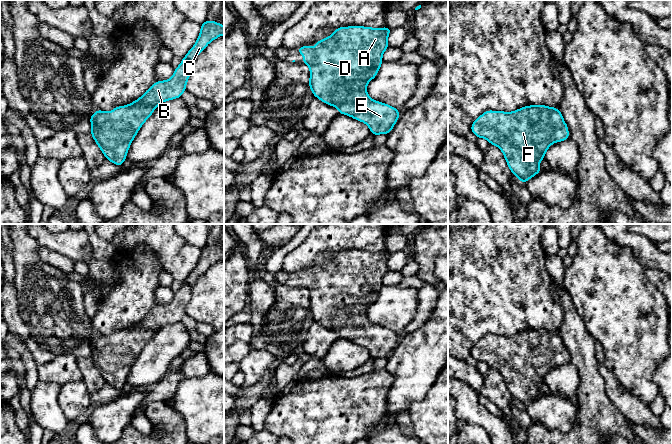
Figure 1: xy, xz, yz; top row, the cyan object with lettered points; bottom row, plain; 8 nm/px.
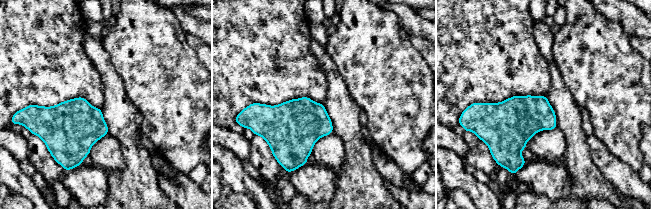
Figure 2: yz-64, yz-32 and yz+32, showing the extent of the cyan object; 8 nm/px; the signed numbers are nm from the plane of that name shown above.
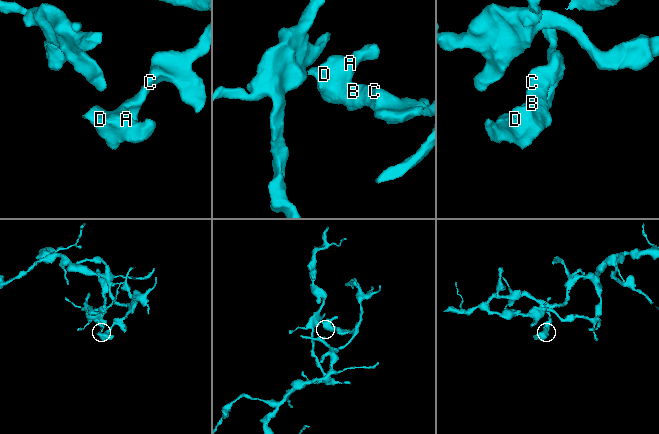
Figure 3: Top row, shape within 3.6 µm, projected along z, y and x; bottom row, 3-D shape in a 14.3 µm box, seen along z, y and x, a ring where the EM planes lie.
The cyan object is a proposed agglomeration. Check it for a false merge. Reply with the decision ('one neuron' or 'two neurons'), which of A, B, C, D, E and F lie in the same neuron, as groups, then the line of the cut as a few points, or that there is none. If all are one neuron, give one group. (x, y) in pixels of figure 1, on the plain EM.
one neuron; groups A B C D E F; cut none

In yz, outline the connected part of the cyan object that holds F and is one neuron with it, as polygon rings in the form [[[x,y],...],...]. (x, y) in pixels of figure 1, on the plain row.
[[[545,329],[513,336],[488,334],[474,345],[471,355],[501,373],[522,407],[541,395],[539,387],[553,367],[570,361],[560,334]]]

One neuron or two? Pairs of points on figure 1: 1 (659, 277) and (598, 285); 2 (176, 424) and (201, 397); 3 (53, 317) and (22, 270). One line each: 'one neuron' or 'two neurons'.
1: two neurons
2: two neurons
3: one neuron

